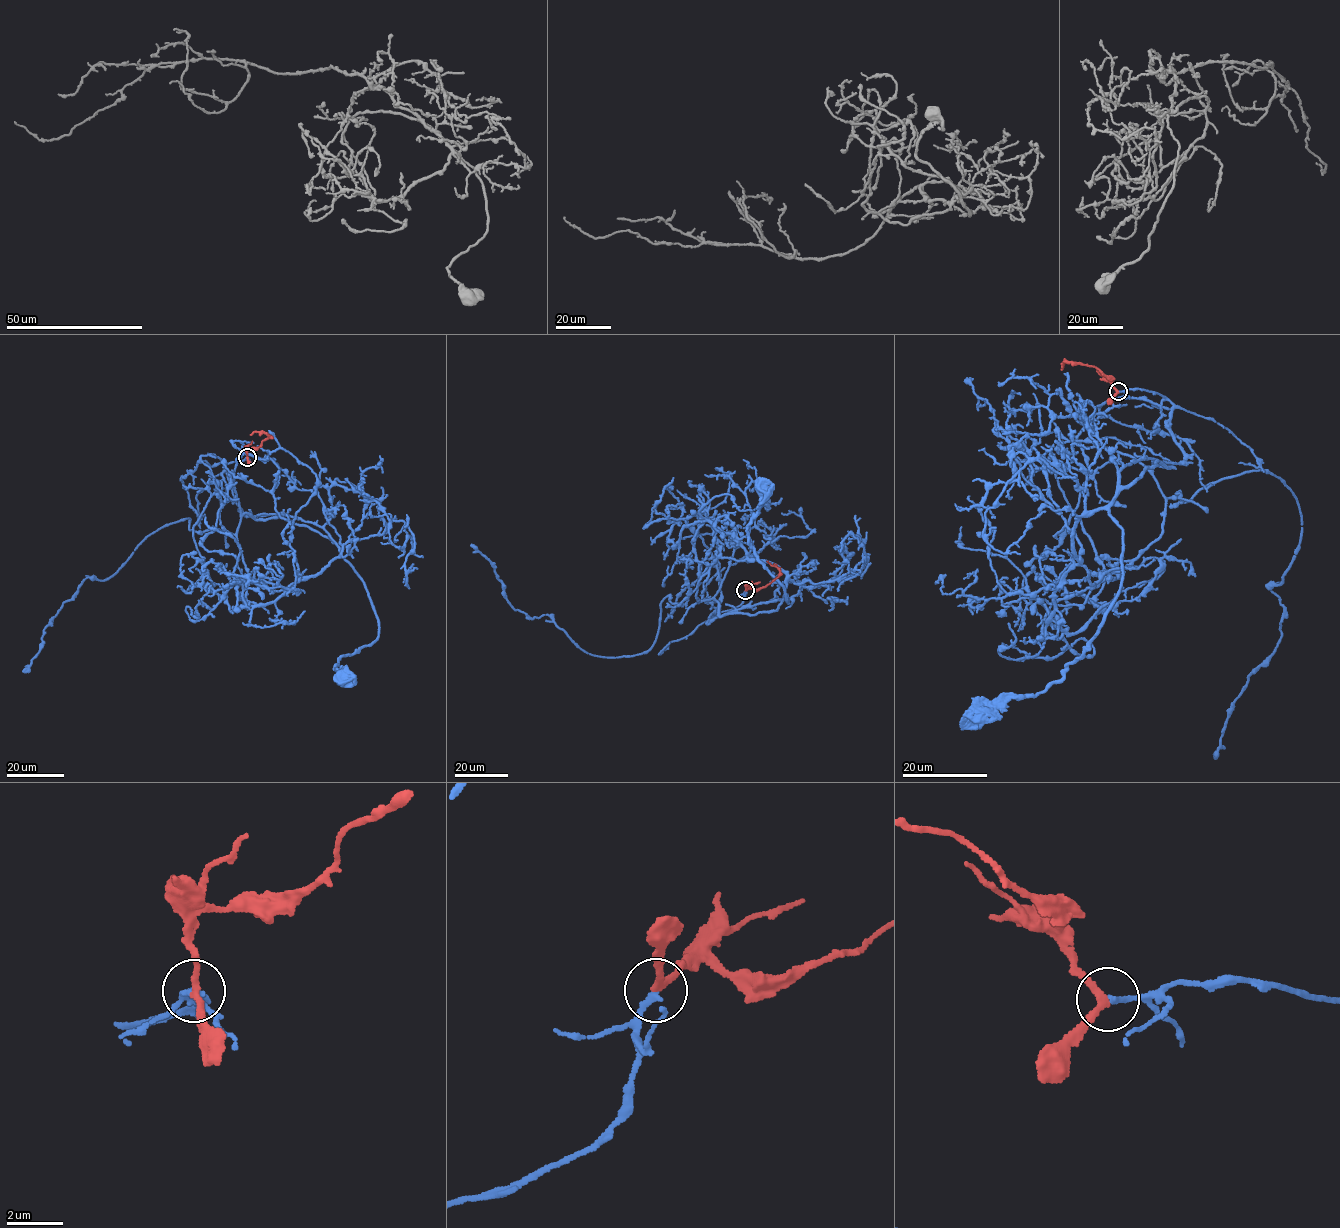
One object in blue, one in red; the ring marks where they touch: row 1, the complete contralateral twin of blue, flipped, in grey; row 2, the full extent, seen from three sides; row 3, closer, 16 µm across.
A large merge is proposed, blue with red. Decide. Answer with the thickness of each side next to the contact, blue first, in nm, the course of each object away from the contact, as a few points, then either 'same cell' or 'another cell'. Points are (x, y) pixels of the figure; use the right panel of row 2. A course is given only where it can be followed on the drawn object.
220/220 nm | blue via (1118, 391), (1170, 401), (1183, 461), (1120, 469), (1120, 589), (1082, 656), (1034, 696), (973, 713) | red via (1118, 391), (1111, 380), (1094, 366), (1064, 361), (1061, 369) | same cell

